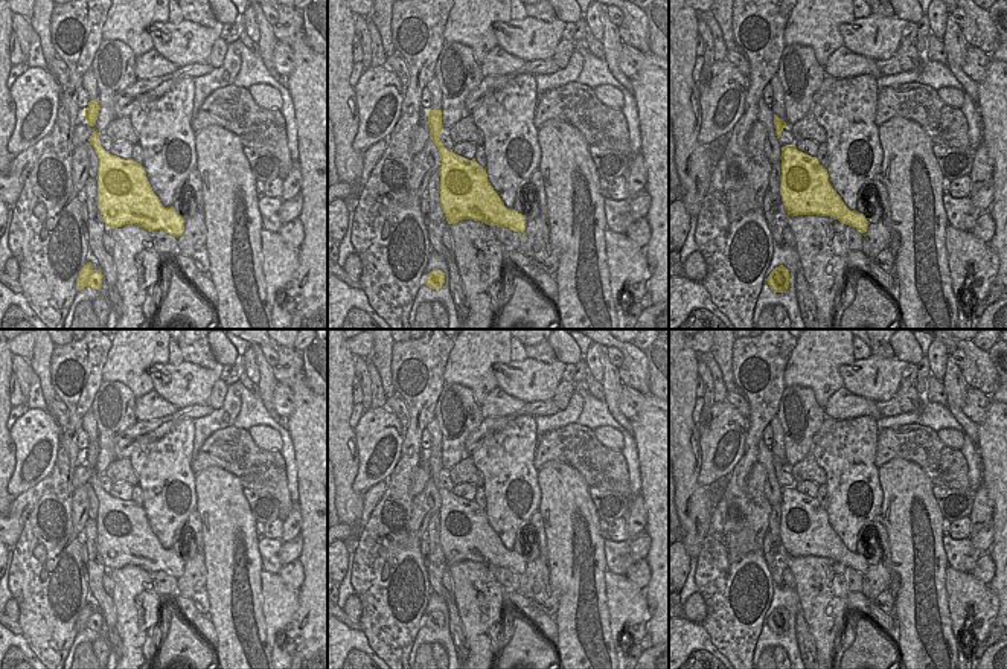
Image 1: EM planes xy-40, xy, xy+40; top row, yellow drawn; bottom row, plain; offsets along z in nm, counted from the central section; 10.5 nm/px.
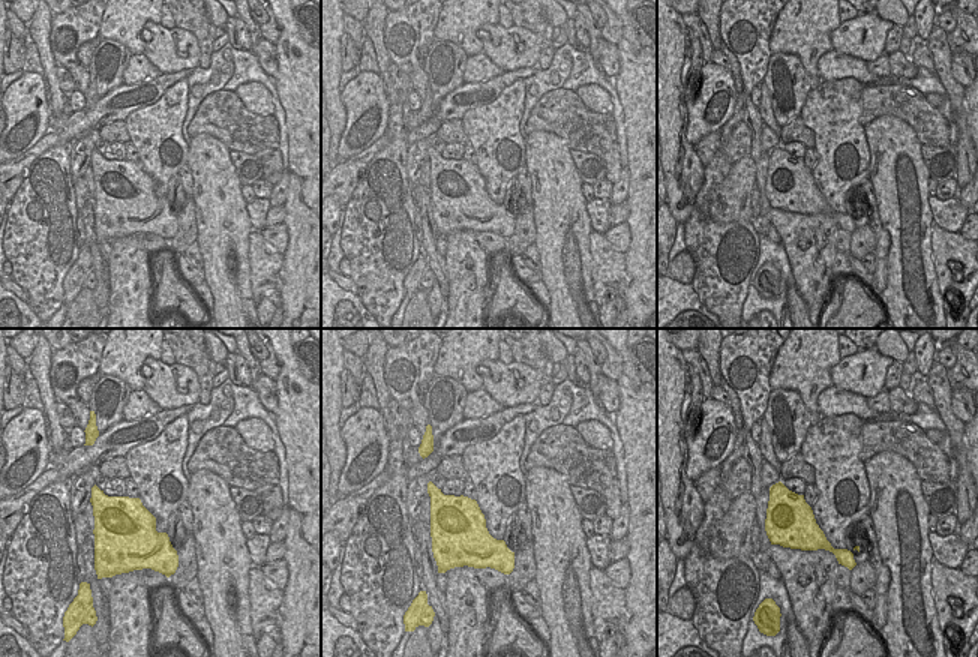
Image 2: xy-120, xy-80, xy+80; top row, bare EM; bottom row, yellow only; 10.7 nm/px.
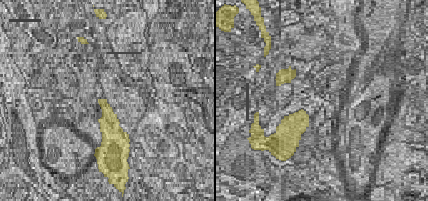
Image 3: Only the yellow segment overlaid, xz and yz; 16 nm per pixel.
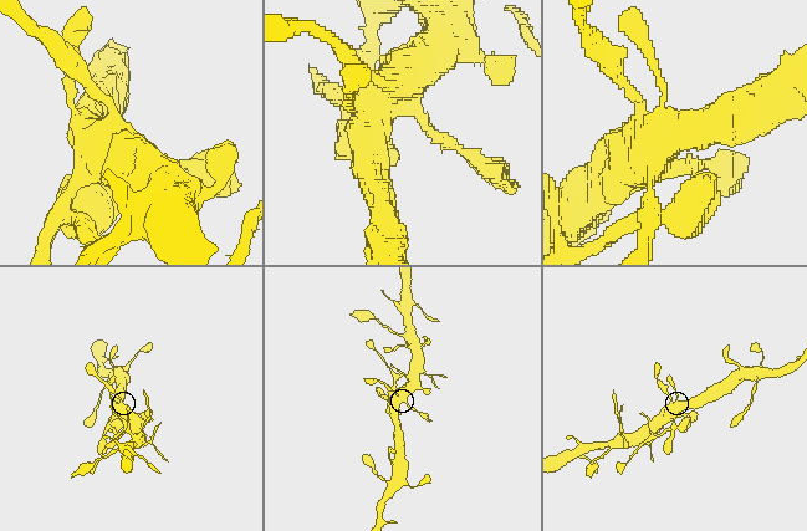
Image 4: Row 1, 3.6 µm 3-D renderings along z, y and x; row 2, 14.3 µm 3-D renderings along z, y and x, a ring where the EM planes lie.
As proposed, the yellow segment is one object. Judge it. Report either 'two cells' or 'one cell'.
one cell

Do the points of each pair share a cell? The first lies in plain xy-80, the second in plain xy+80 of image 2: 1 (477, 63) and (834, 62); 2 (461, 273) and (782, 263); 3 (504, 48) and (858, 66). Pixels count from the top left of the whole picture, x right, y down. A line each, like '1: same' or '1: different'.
1: same
2: different
3: different

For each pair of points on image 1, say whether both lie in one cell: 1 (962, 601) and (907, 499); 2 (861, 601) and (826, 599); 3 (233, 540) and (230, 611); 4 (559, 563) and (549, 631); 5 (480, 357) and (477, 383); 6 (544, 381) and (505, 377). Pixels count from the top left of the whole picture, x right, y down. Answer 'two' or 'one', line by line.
1: two
2: two
3: one
4: two
5: one
6: one

